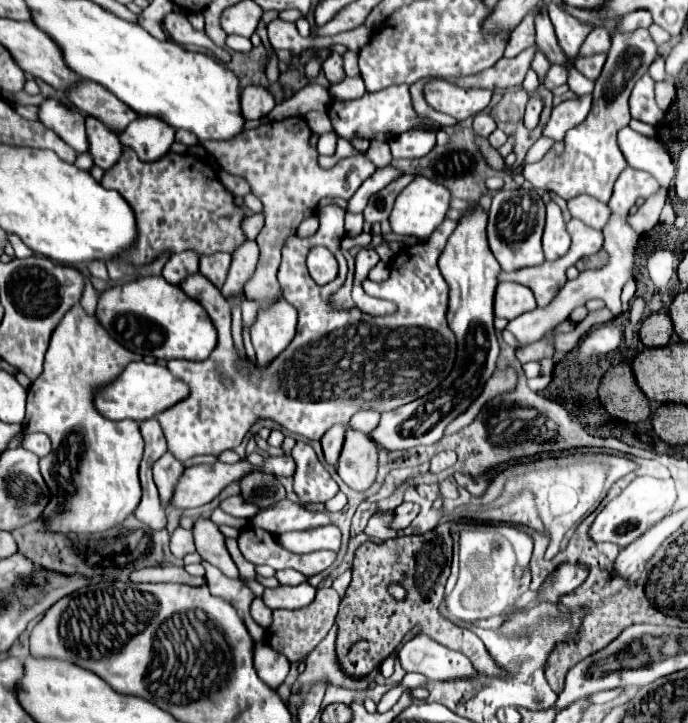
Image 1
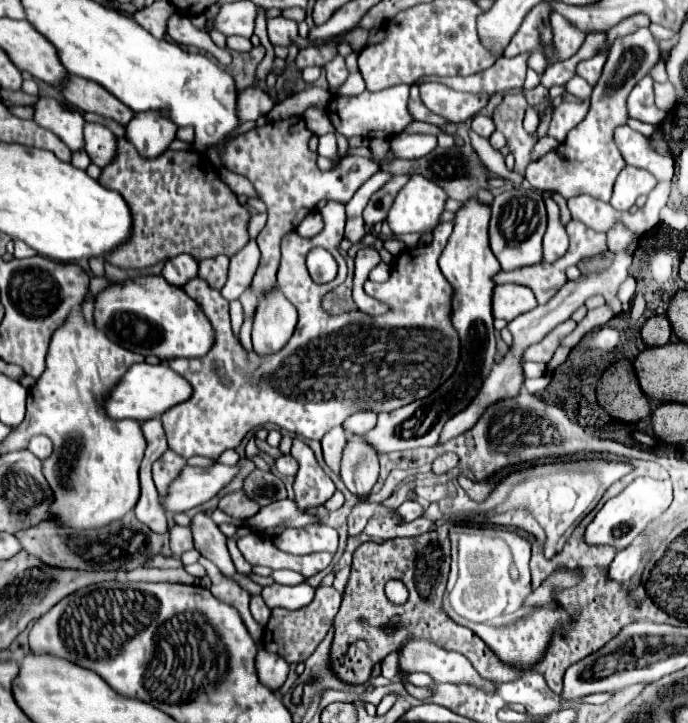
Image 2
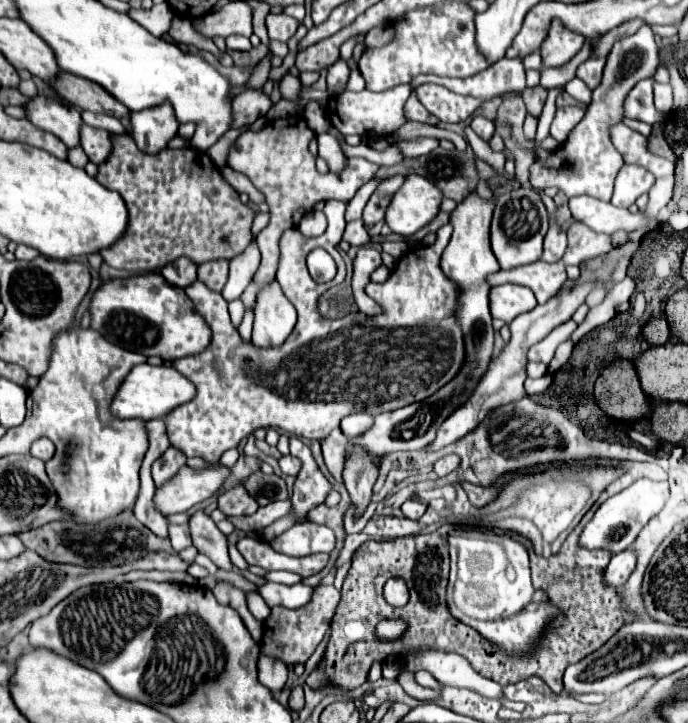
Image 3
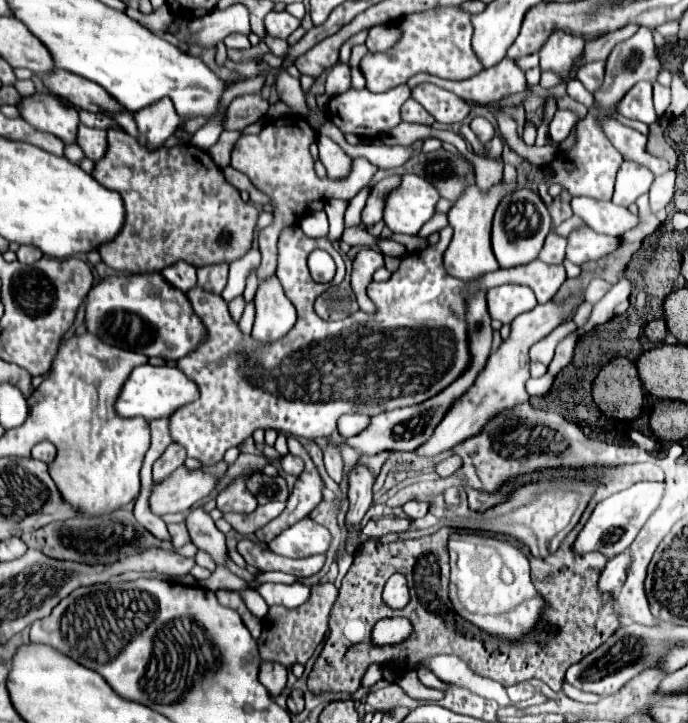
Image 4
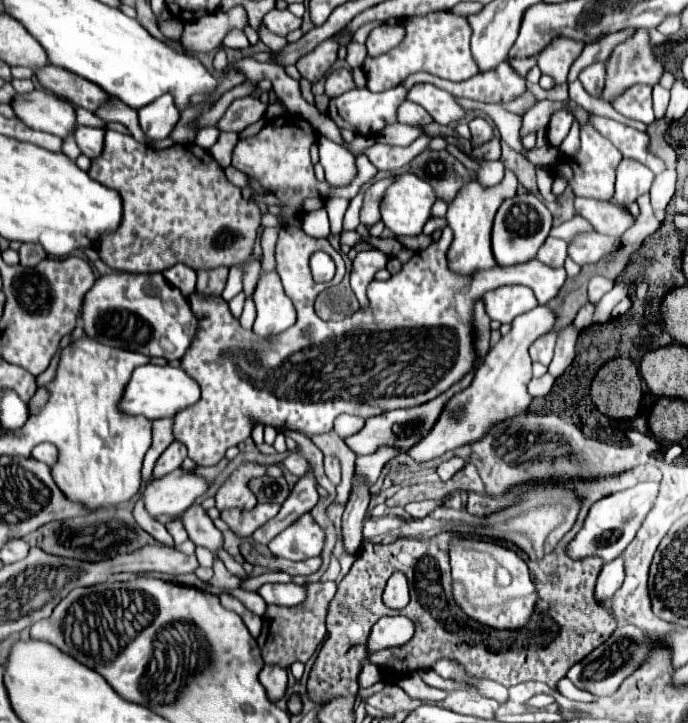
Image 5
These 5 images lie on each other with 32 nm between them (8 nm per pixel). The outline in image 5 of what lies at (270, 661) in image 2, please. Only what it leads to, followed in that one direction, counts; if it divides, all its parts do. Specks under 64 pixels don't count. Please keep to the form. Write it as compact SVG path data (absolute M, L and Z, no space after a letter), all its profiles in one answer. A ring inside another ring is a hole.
M266 664L260 672L260 682L262 686L266 688L270 700L280 700L286 692L286 682L288 682L288 676L286 676L286 670L284 668L276 668L276 664Z

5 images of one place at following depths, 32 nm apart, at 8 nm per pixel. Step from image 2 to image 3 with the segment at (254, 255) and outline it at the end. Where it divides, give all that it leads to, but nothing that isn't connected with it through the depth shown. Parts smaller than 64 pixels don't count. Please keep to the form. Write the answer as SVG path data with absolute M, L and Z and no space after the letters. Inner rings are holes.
M252 240L250 246L242 254L238 254L230 260L230 276L228 276L228 282L222 290L222 294L228 302L234 300L234 292L246 290L254 272L258 270L258 264L260 264L260 250L258 250L256 242Z

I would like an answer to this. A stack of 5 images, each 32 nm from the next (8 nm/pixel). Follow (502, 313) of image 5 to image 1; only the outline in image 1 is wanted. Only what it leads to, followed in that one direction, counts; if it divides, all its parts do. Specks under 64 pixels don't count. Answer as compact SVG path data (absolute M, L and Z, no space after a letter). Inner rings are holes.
M500 282L494 296L494 314L498 318L512 320L528 310L536 308L534 294L516 282Z

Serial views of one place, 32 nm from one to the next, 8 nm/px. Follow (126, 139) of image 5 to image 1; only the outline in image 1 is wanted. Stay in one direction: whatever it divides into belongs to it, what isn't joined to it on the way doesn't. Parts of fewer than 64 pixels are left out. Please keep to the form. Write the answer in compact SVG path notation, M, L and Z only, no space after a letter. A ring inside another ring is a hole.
M124 148L124 156L116 168L106 170L100 184L120 192L136 212L140 240L134 252L124 256L124 260L132 264L148 264L162 252L196 250L200 256L234 252L234 248L246 240L240 230L242 210L234 206L232 194L222 186L216 170L204 158L168 152L168 156L154 164L142 164L132 150Z

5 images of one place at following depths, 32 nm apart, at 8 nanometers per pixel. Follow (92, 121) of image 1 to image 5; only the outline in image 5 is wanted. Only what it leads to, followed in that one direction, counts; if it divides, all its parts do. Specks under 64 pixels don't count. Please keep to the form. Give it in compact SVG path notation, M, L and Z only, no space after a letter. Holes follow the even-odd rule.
M78 126L74 132L74 140L80 146L82 154L88 158L100 156L104 148L104 130L102 128L90 128L90 126Z

